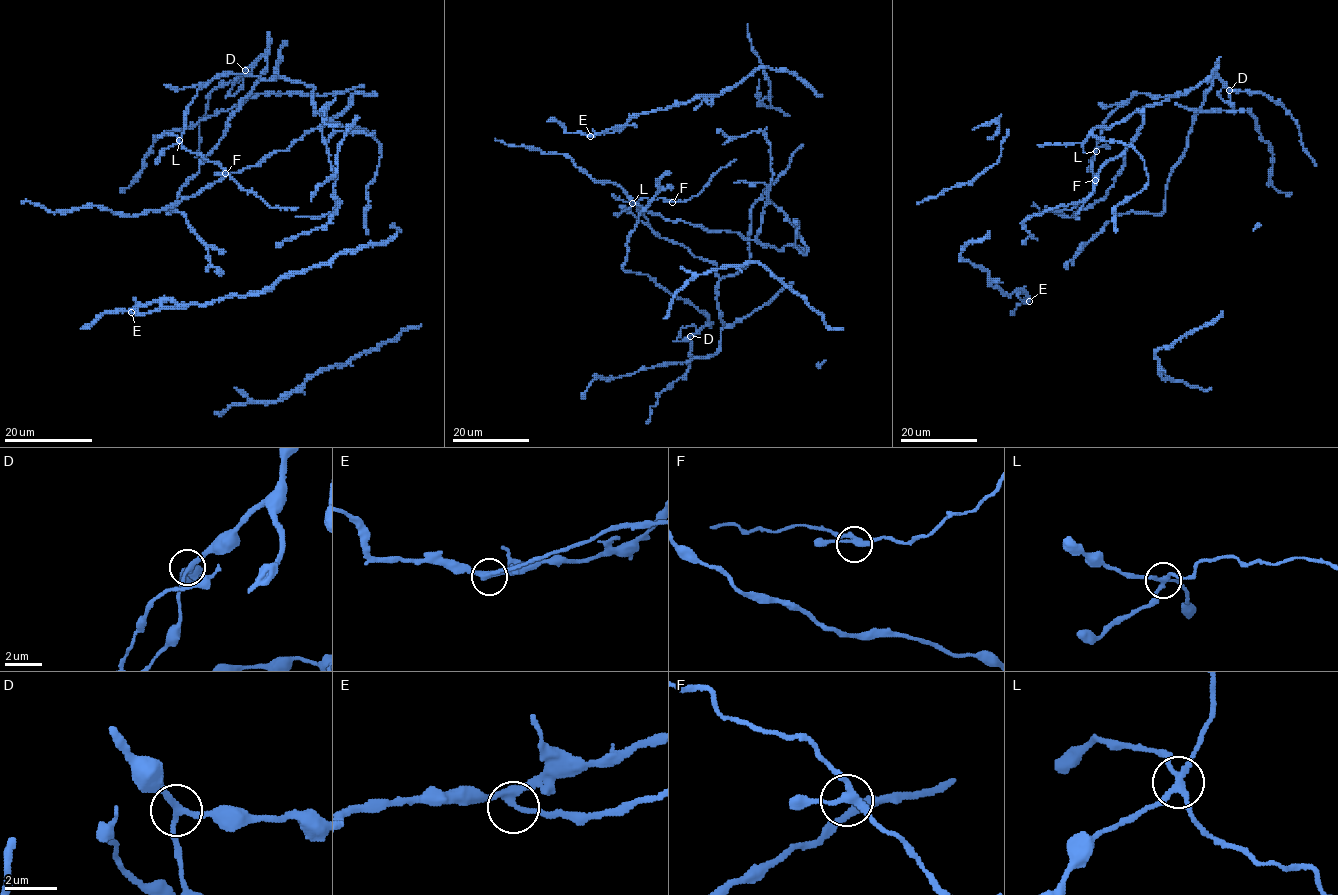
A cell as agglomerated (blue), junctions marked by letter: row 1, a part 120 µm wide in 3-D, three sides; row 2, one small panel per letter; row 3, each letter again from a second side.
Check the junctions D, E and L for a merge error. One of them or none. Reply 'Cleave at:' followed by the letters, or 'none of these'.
Cleave at: L

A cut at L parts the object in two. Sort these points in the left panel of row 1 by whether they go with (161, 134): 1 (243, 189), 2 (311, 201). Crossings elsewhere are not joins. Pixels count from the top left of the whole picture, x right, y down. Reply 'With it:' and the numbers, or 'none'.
With it: 1

